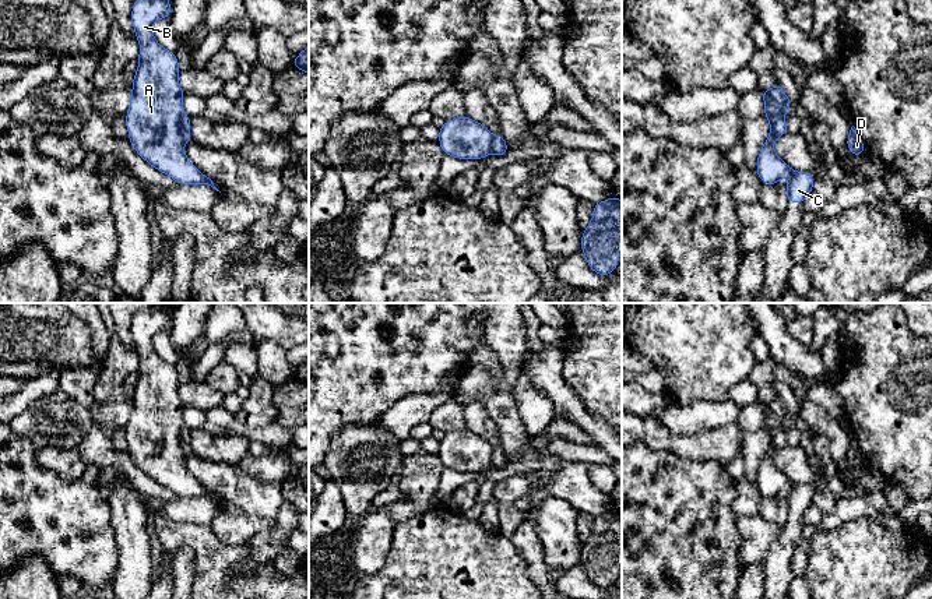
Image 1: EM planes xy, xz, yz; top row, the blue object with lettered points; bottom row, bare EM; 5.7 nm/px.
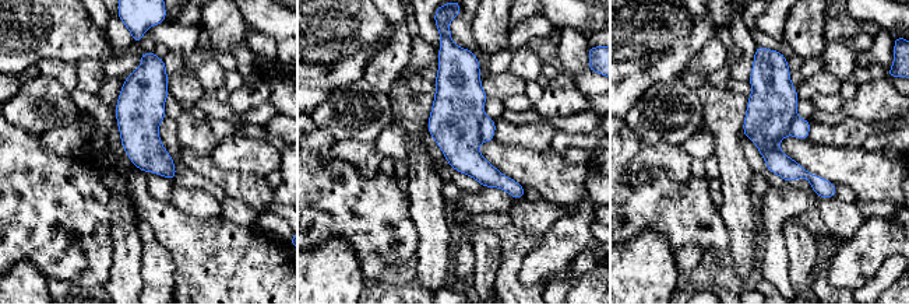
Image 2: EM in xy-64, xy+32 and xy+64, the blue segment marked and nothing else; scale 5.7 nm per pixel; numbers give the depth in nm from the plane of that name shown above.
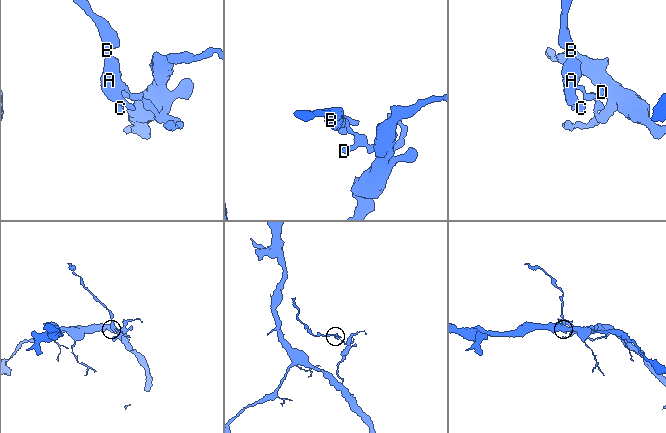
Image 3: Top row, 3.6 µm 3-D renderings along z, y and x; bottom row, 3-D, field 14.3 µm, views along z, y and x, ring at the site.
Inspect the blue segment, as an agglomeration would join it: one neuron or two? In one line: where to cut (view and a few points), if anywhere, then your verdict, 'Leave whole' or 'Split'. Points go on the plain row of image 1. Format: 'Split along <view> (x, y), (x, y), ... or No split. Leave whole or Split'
Split along xy (183, 425), (180, 446), (185, 454). Split

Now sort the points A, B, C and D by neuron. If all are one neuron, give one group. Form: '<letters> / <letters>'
A B C / D

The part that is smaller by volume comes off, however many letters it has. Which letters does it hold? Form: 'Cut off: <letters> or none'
Cut off: A, B, C

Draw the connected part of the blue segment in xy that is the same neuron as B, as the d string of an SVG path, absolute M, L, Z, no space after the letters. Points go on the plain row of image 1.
M152 303L131 321L140 366L126 426L129 454L147 476L177 497L208 497L219 504L184 465L180 447L184 405L179 398L179 374L176 366L161 359L152 346L152 337L170 331L170 323L166 303Z

